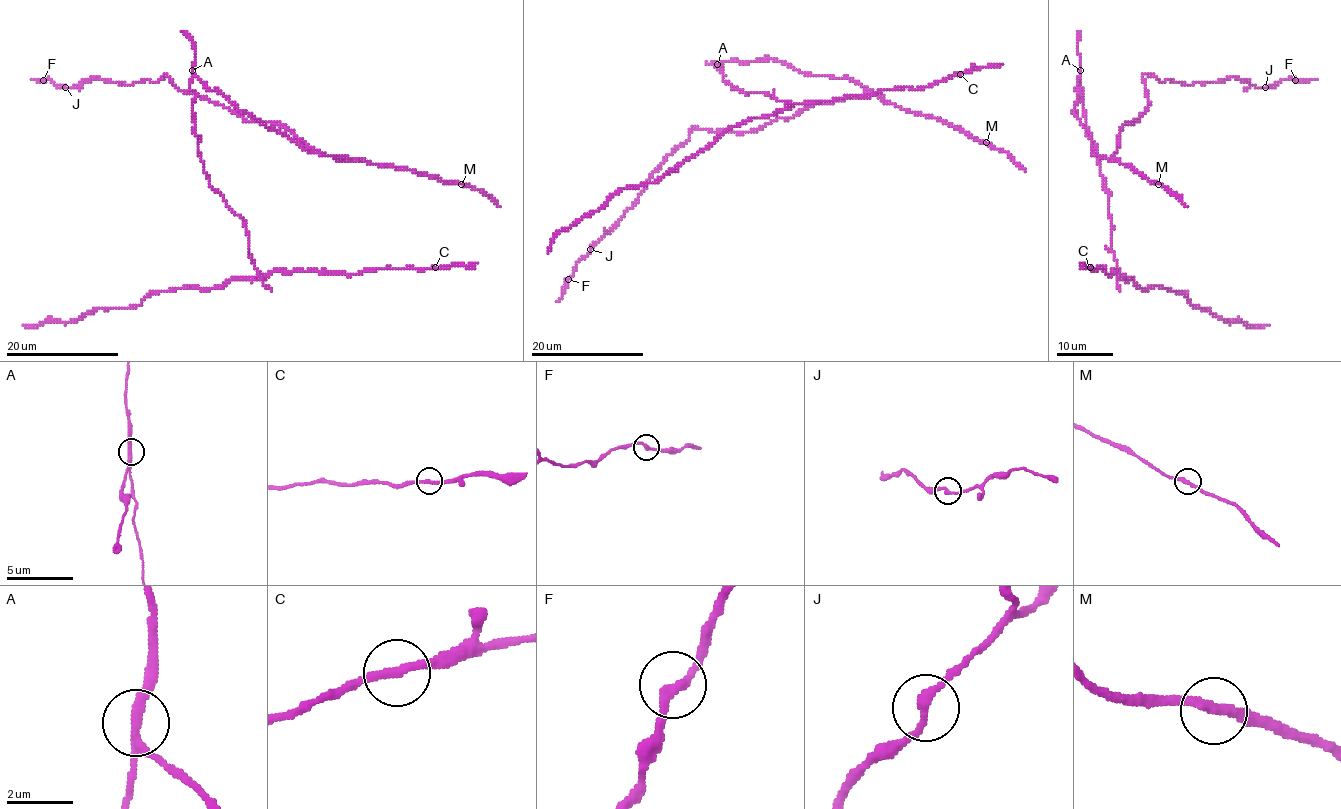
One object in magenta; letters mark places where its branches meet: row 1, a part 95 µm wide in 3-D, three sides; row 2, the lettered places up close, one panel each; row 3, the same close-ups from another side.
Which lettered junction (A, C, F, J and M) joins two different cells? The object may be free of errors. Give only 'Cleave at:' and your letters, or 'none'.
Cleave at: A

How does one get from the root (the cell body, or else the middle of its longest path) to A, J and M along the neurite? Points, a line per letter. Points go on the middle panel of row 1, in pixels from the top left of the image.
A: (757, 61), (728, 61), (716, 65)
J: (757, 61), (776, 59), (804, 73), (848, 78), (870, 90), (811, 104), (746, 133), (694, 127), (591, 250)
M: (757, 61), (776, 59), (804, 73), (848, 78), (886, 102), (941, 118), (986, 142)

